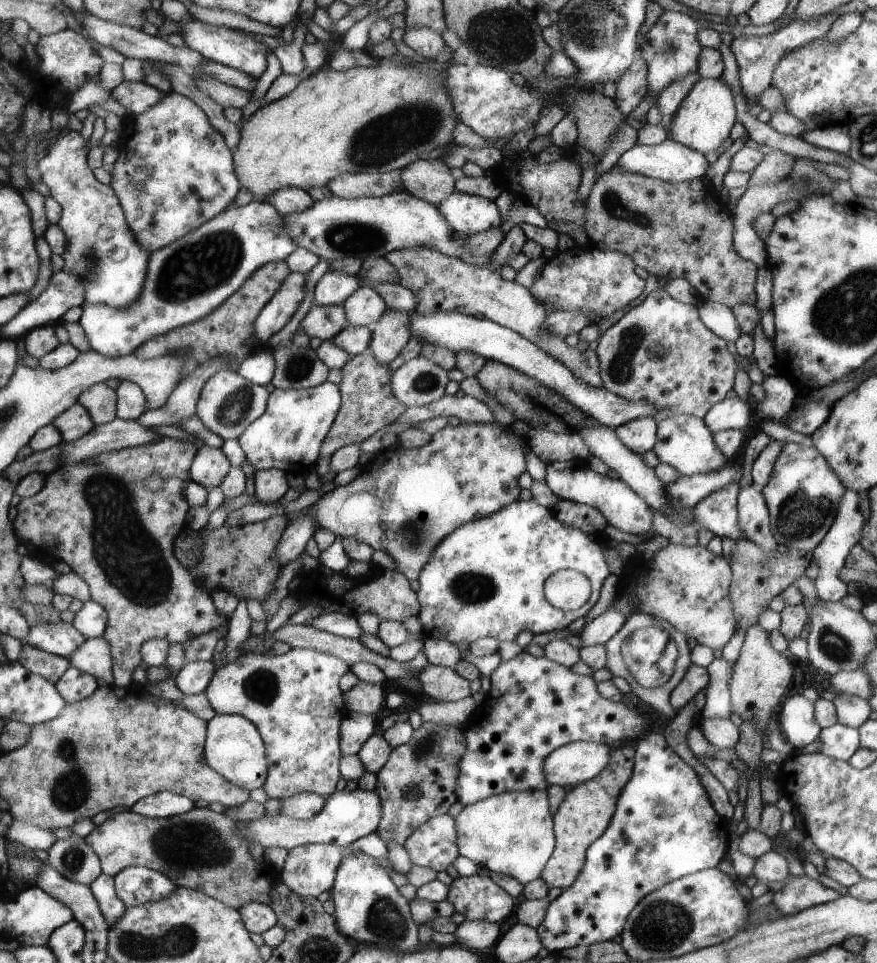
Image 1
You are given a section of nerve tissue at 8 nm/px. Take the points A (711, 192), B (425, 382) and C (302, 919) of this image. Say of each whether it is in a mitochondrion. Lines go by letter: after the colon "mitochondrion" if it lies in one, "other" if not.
A: other
B: mitochondrion
C: other

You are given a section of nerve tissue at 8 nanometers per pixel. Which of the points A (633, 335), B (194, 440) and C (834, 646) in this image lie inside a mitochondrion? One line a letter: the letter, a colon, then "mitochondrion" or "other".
A: mitochondrion
B: other
C: mitochondrion

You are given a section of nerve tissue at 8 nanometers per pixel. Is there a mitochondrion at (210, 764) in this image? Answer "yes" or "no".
no

